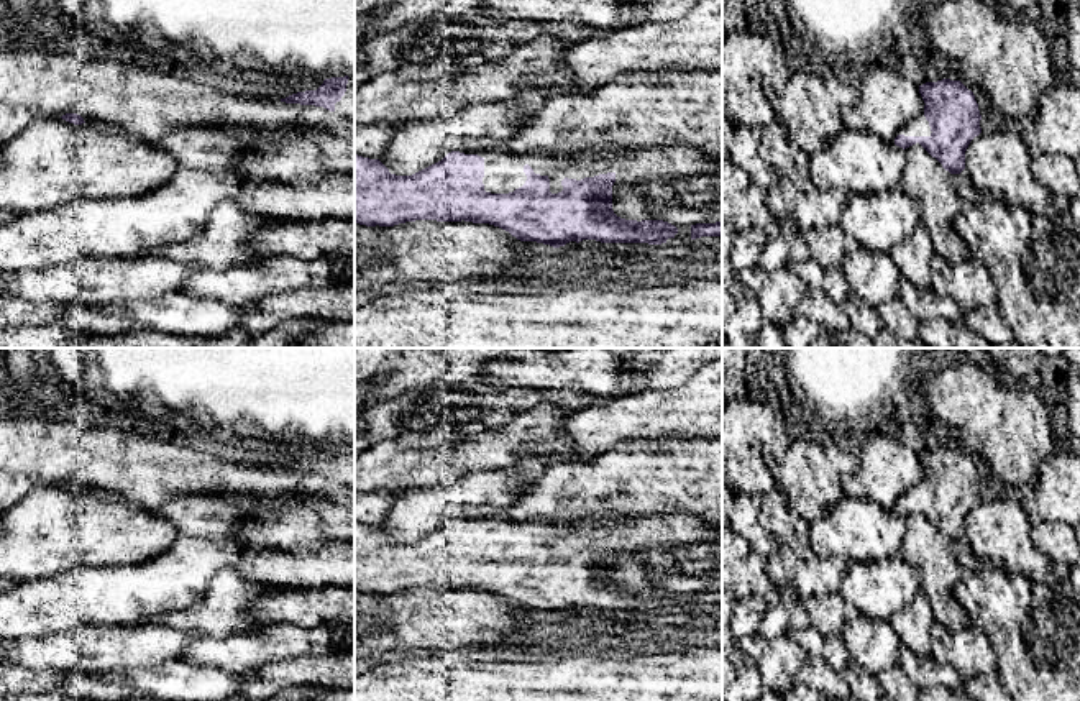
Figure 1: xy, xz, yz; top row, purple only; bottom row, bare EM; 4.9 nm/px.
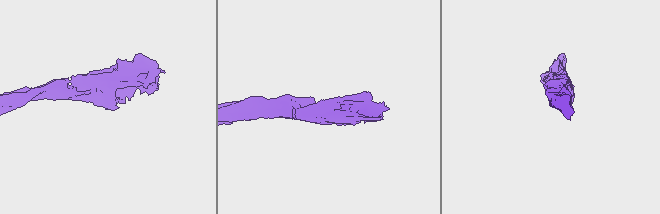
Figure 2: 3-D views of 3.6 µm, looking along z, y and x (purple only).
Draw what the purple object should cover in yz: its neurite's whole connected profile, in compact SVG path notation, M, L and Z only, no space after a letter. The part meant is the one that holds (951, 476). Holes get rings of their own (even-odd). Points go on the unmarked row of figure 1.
M942 447L919 453L924 468L924 478L898 497L893 512L906 519L909 514L922 514L950 542L960 542L965 537L965 519L970 509L982 501L980 478L972 458L960 448Z

